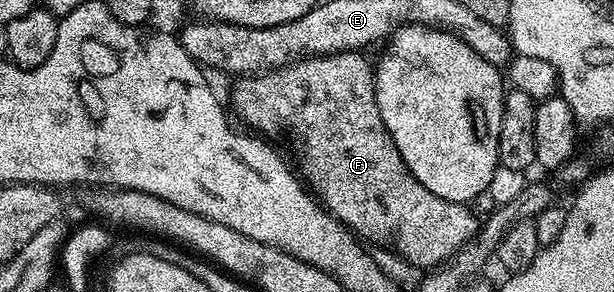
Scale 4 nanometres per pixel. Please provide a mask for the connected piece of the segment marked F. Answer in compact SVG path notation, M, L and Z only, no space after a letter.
M363 51L331 52L329 56L306 56L303 60L296 61L295 64L287 64L284 68L275 68L272 72L261 72L258 76L241 76L233 83L236 85L232 88L233 109L231 108L231 111L233 113L236 111L253 128L251 129L253 133L272 138L270 136L285 132L300 147L300 162L309 178L312 179L313 185L311 184L311 187L313 189L316 187L324 195L323 205L345 228L355 233L361 241L373 240L376 244L396 243L396 252L402 259L409 260L416 268L435 270L449 263L460 249L466 247L473 240L476 236L478 219L476 220L476 216L471 212L471 207L468 204L450 202L446 198L438 198L438 194L430 194L430 190L426 190L426 186L422 186L422 182L418 182L418 178L414 178L414 174L410 174L406 162L402 162L402 154L398 154L398 150L394 146L394 138L390 138L390 134L382 122L382 114L378 110L378 98L376 97L374 64L371 59L368 61L364 56L367 55Z

